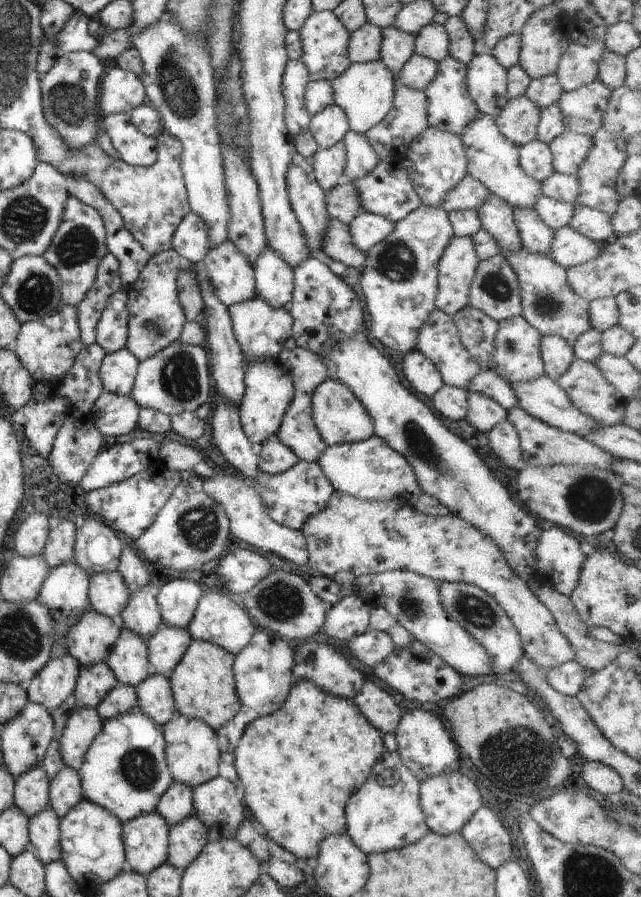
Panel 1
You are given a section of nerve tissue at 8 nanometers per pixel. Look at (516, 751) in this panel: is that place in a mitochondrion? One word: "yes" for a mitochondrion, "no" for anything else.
yes

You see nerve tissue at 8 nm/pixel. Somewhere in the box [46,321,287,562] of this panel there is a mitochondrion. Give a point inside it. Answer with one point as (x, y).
(179, 380)

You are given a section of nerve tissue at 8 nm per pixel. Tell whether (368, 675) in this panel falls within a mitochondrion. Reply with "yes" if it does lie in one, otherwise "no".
no

